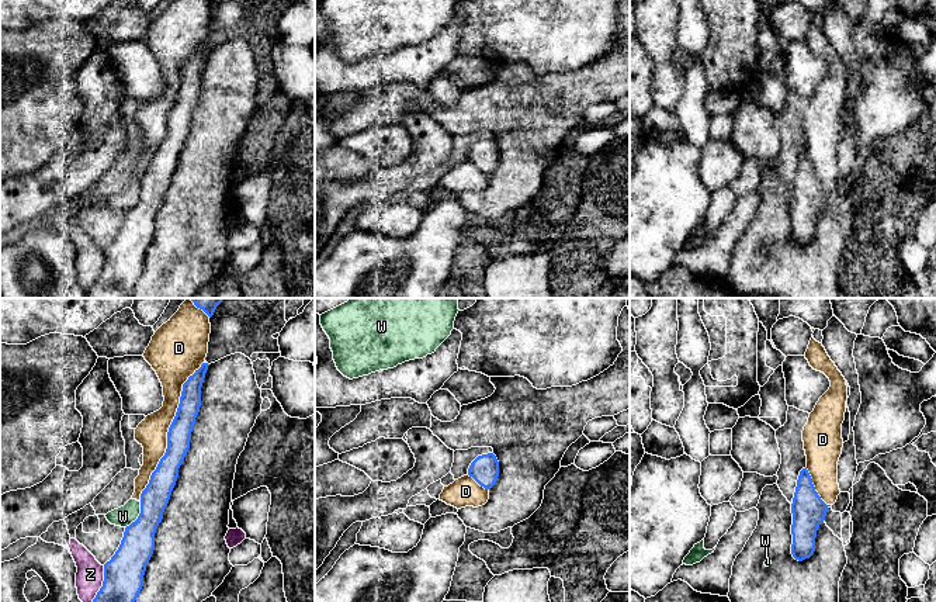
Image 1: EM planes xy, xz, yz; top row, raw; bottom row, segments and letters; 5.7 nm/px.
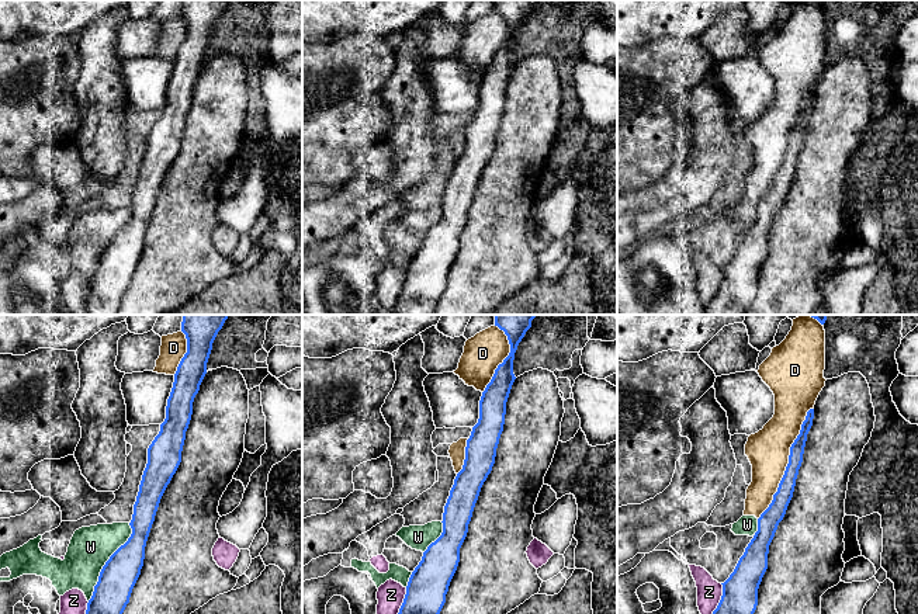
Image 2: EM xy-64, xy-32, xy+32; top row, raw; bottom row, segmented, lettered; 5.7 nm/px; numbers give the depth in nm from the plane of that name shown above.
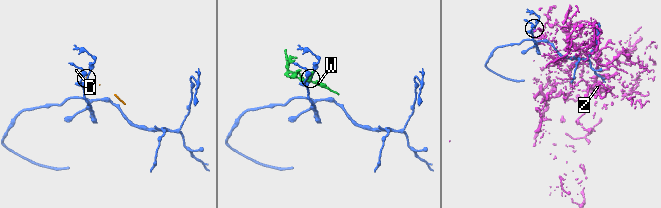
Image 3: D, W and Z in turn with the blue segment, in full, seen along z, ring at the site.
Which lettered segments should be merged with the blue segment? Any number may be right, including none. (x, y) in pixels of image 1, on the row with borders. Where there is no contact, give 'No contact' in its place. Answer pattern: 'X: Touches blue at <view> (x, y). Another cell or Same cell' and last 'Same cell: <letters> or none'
D: Touches blue at xy (169, 431). Another cell
W: Touches blue at xy (138, 516). Another cell
Z: Touches blue at xy (103, 584). Another cell
Same cell: none

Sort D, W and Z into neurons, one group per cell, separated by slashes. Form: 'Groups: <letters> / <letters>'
Groups: D W / Z

